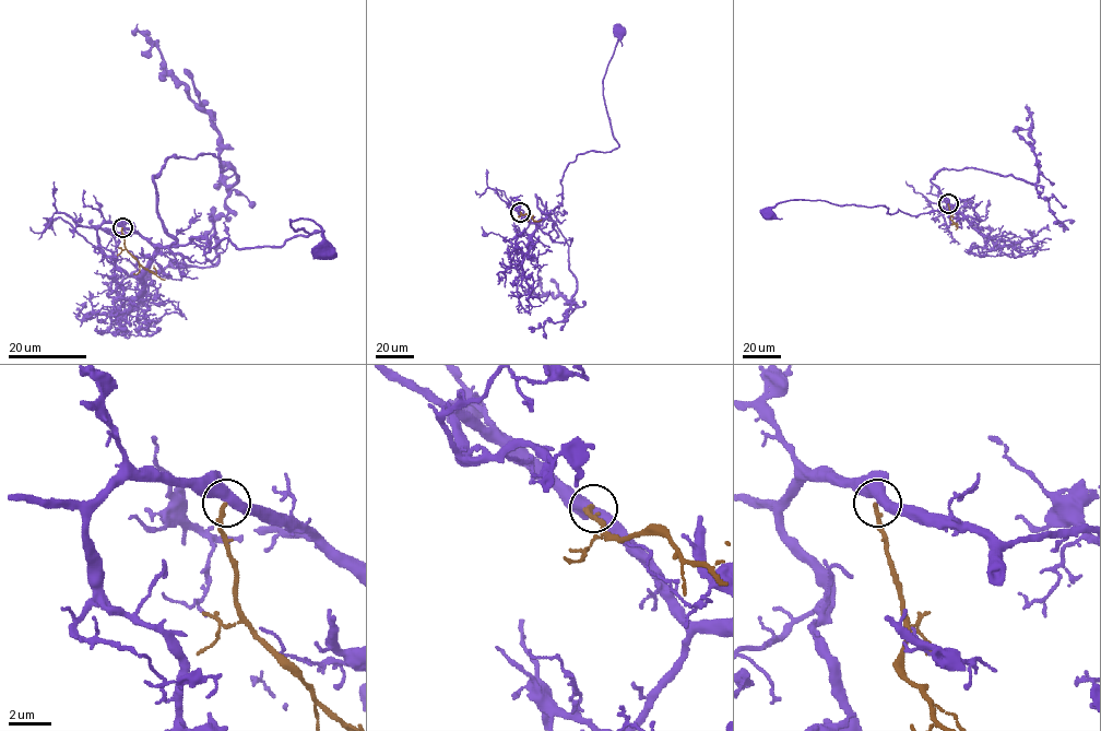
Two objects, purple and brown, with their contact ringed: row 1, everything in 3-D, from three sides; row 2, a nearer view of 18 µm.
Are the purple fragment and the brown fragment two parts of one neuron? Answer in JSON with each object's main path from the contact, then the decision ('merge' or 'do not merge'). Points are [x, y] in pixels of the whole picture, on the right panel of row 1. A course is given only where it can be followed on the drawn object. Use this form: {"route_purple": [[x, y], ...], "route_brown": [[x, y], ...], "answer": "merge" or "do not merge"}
{"route_purple": [[948, 203], [959, 213], [940, 209], [890, 214], [883, 205], [792, 200], [767, 215]], "route_brown": [[948, 203], [950, 219], [958, 226], [955, 230]], "answer": "do not merge"}

